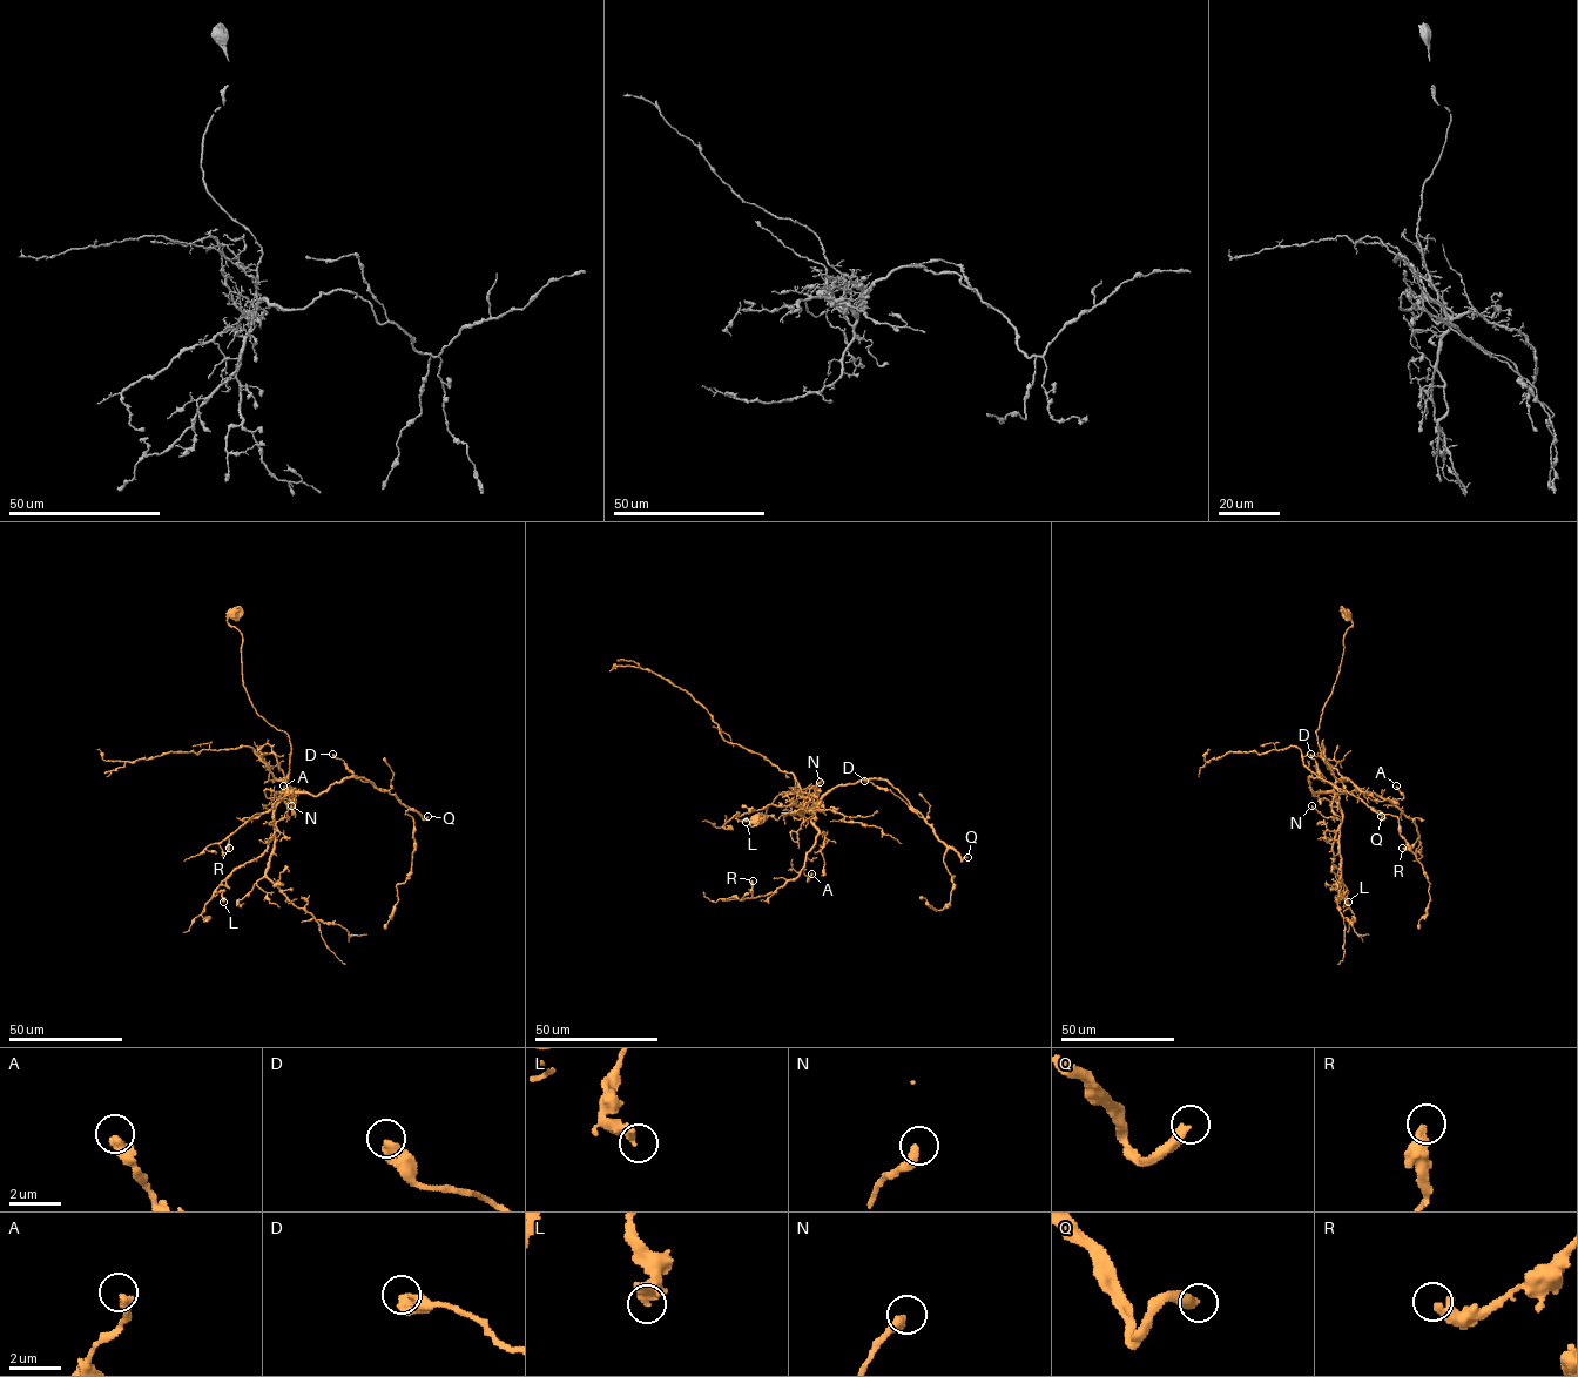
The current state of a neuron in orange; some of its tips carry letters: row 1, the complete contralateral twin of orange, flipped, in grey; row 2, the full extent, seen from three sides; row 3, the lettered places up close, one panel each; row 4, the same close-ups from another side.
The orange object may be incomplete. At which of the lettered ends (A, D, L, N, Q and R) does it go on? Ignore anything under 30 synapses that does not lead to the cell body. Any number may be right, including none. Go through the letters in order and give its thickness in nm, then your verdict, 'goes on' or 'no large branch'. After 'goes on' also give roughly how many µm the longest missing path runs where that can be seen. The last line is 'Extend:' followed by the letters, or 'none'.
A: 360 nm | no large branch
D: 400 nm | no large branch
L: 440 nm | no large branch
N: 380 nm | no large branch
Q: 400 nm | goes on | 80 µm
R: 380 nm | no large branch
Extend: Q

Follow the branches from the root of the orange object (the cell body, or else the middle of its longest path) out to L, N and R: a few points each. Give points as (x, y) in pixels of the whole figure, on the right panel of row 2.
L: (1346, 614), (1353, 625), (1316, 734), (1335, 780), (1342, 823), (1333, 863), (1348, 902)
N: (1346, 614), (1353, 625), (1316, 731), (1322, 760), (1335, 780), (1342, 819), (1324, 817), (1312, 805)
R: (1346, 614), (1353, 625), (1316, 731), (1321, 755), (1336, 778), (1390, 800), (1414, 821), (1418, 838), (1402, 848)

